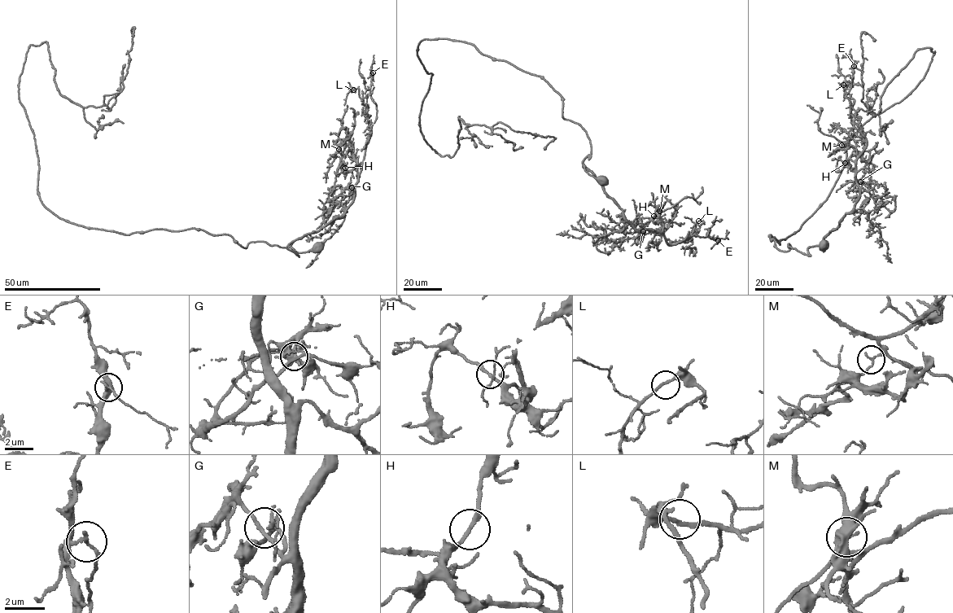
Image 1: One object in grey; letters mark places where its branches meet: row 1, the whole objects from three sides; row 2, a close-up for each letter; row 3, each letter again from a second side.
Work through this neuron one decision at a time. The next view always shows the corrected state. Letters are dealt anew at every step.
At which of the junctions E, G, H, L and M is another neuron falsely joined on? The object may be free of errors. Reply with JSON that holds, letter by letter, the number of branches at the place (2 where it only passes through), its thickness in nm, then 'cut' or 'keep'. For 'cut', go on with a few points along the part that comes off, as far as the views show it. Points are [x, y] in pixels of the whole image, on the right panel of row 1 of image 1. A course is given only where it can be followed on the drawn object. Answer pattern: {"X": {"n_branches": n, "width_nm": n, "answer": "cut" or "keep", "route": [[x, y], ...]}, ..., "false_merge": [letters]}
{"E": {"n_branches": 2, "width_nm": 160, "answer": "keep"}, "G": {"n_branches": 2, "width_nm": 160, "answer": "keep"}, "H": {"n_branches": 2, "width_nm": 190, "answer": "keep"}, "L": {"n_branches": 2, "width_nm": 180, "answer": "keep"}, "M": {"n_branches": 2, "width_nm": 120, "answer": "cut", "route": [[841, 145], [854, 134], [861, 138], [862, 158], [867, 164], [872, 193], [893, 212], [894, 197], [883, 194]]}, "false_merge": ["M"]}

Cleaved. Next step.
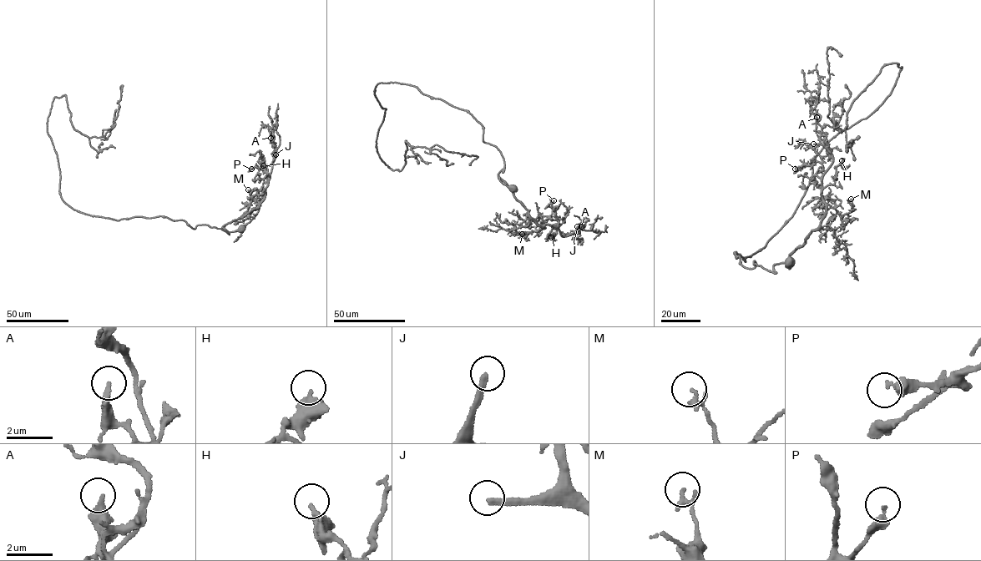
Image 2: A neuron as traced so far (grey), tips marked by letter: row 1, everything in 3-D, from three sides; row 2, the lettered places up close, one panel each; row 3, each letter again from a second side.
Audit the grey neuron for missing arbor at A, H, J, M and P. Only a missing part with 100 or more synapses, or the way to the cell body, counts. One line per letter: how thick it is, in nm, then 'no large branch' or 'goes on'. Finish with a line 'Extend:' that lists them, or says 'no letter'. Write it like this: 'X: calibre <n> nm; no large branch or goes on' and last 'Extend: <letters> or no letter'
A: calibre 320 nm; no large branch
H: calibre 320 nm; no large branch
J: calibre 240 nm; goes on
M: calibre 150 nm; no large branch
P: calibre 280 nm; no large branch
Extend: J

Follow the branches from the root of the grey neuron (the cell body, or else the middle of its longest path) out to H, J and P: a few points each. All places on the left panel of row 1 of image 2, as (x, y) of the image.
H: (241, 228), (229, 232), (224, 227), (255, 209), (264, 199), (269, 183), (263, 165)
J: (241, 228), (229, 232), (224, 227), (255, 209), (264, 199), (275, 154)
P: (241, 228), (229, 232), (224, 227), (258, 207), (264, 199), (270, 178), (263, 165), (251, 169)

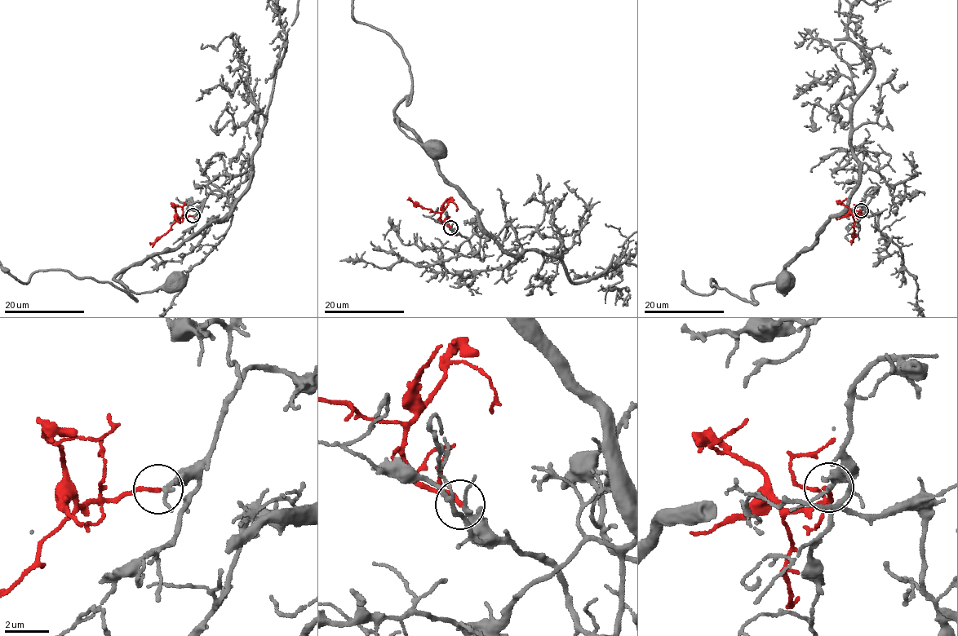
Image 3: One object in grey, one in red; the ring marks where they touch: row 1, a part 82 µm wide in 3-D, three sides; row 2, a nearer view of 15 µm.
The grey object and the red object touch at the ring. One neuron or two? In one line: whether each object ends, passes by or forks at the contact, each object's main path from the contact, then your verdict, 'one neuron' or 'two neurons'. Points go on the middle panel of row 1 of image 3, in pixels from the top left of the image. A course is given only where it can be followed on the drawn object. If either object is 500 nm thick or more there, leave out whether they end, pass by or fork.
grey passes by; red ends; course grey (451, 228), (480, 258), (478, 211), (441, 174), (423, 142), (394, 120), (406, 135), (436, 147); course red (450, 227), (442, 223), (439, 212), (425, 209), (409, 198); one neuron

